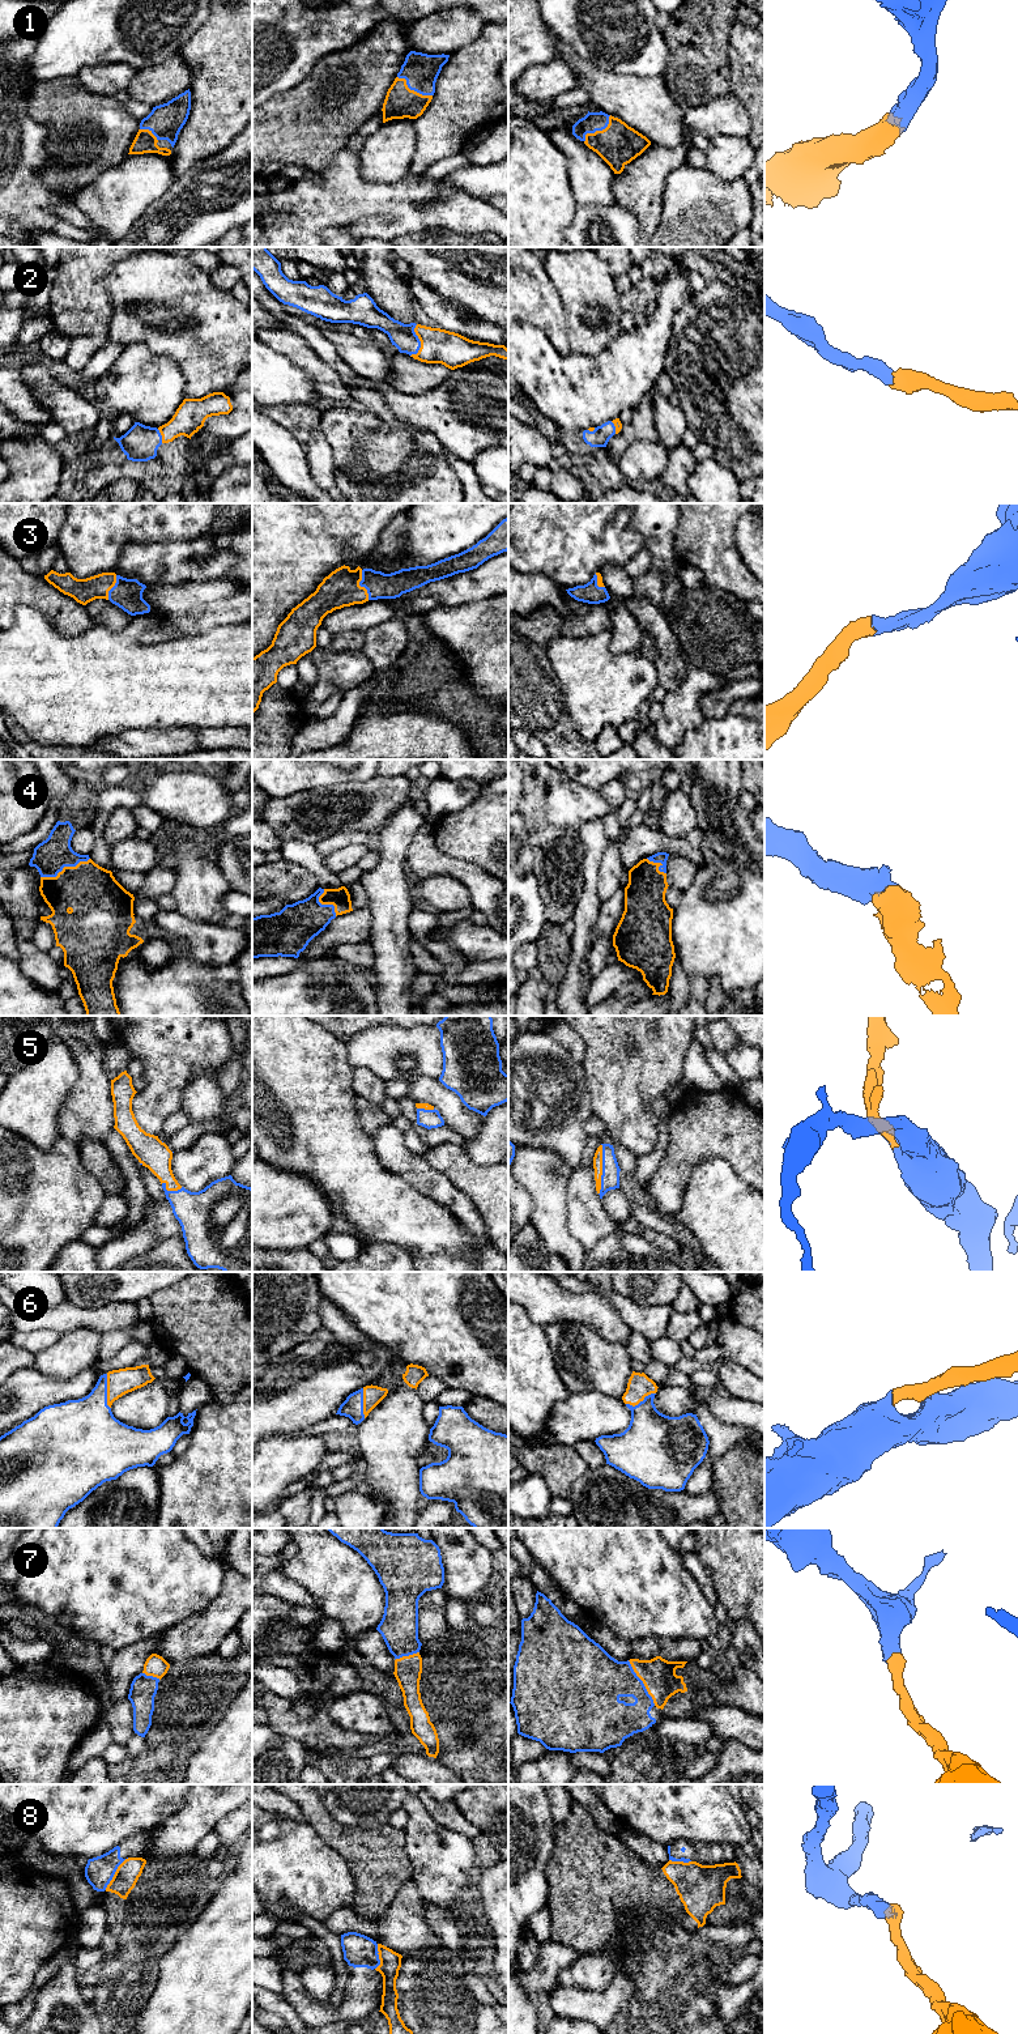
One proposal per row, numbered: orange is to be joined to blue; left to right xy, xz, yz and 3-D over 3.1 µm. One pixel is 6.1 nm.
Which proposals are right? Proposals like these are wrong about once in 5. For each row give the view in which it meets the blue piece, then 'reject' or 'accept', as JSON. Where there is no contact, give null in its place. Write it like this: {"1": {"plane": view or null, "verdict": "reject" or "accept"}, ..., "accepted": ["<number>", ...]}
{"1": {"plane": "xz", "verdict": "accept"}, "2": {"plane": "xz", "verdict": "accept"}, "3": {"plane": "xz", "verdict": "accept"}, "4": {"plane": "xy", "verdict": "accept"}, "5": {"plane": "yz", "verdict": "accept"}, "6": {"plane": "xy", "verdict": "accept"}, "7": {"plane": "yz", "verdict": "accept"}, "8": {"plane": "xy", "verdict": "reject"}, "accepted": ["1", "2", "3", "4", "5", "6", "7"]}

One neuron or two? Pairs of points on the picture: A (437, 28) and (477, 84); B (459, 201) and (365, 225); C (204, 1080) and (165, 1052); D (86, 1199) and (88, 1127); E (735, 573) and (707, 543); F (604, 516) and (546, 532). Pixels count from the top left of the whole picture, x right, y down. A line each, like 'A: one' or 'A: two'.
A: two
B: one
C: two
D: two
E: one
F: one

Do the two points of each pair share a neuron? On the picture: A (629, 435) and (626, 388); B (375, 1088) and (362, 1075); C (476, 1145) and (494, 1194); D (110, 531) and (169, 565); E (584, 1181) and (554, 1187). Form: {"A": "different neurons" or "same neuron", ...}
{"A": "different neurons", "B": "same neuron", "C": "different neurons", "D": "different neurons", "E": "different neurons"}

